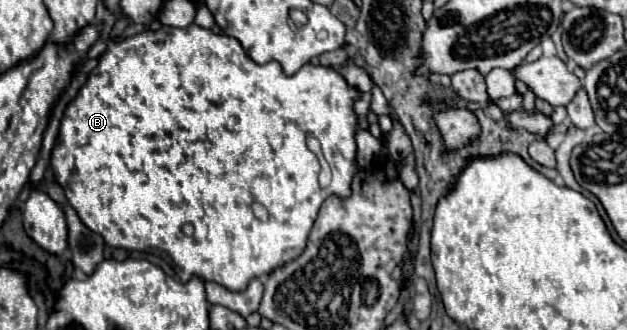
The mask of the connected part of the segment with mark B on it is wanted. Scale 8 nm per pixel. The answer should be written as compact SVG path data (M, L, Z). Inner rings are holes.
M189 25L185 29L177 27L161 27L159 31L147 31L139 33L135 37L129 37L121 43L111 43L107 51L101 55L99 65L89 73L85 85L81 87L81 93L77 93L75 101L67 107L61 133L57 137L57 145L51 155L51 169L55 179L65 191L67 201L77 211L81 221L95 233L103 235L105 243L111 247L123 247L123 249L135 249L135 251L147 251L155 255L169 255L173 263L183 271L181 281L187 283L193 275L201 281L215 281L229 291L243 291L247 289L247 283L253 277L269 275L273 269L283 267L285 263L293 261L303 253L307 247L307 237L313 229L313 223L317 219L317 213L327 197L339 197L347 199L351 197L351 181L355 175L355 157L357 157L357 143L355 135L359 129L359 117L353 109L355 101L359 99L359 89L351 87L345 77L333 69L333 67L321 67L321 65L303 65L295 75L285 75L279 61L269 61L265 65L257 65L249 53L241 47L241 43L235 37L217 35L211 29L203 29L199 25ZM307 137L317 137L321 143L323 157L331 165L333 179L331 185L321 189L317 175L319 175L319 159L315 153L307 147ZM251 203L261 203L269 211L269 221L263 223L255 217ZM185 223L193 225L193 235L183 235L181 227Z

